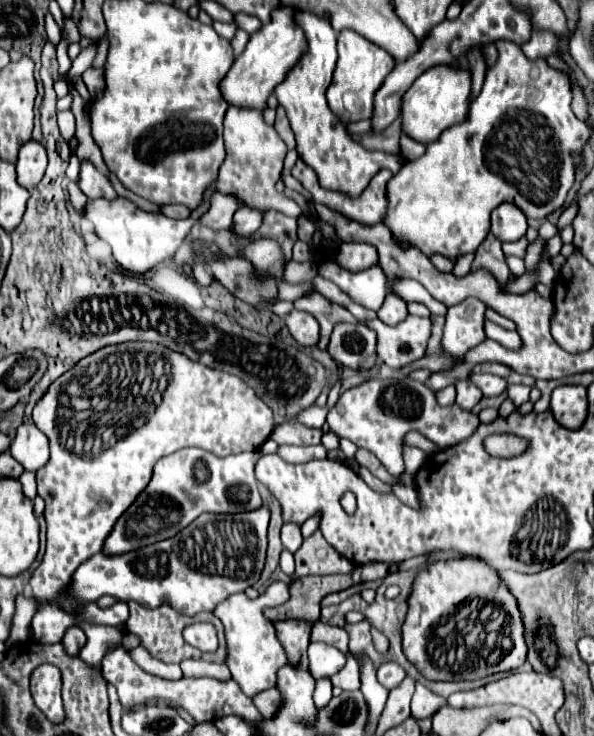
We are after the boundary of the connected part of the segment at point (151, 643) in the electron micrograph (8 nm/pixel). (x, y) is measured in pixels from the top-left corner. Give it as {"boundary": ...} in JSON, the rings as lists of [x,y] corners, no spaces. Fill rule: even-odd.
{"boundary":[[[129,601],[127,605],[129,605],[129,609],[131,609],[131,617],[127,619],[127,629],[129,629],[129,633],[139,635],[139,637],[141,637],[141,645],[145,645],[147,651],[149,651],[155,659],[159,659],[159,661],[163,661],[163,663],[181,663],[183,659],[207,659],[207,661],[223,663],[223,659],[225,659],[225,657],[223,657],[223,655],[225,655],[223,625],[221,625],[221,621],[219,621],[213,613],[203,613],[203,615],[185,617],[185,615],[179,615],[177,611],[173,611],[173,609],[167,607],[167,605],[163,605],[163,607],[159,607],[159,609],[147,609],[147,607],[143,607],[143,605],[135,603],[135,601]],[[197,621],[215,623],[217,633],[219,633],[219,647],[217,647],[217,651],[213,651],[213,653],[203,653],[203,651],[191,647],[189,643],[185,643],[185,639],[183,639],[183,635],[181,635],[183,629],[185,629],[187,625],[191,625],[191,623],[197,623]]]}

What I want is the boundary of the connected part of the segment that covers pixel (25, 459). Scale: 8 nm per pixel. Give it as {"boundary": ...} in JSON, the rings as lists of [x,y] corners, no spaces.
{"boundary":[[[21,425],[9,451],[25,471],[37,471],[49,461],[49,441],[35,425]]]}

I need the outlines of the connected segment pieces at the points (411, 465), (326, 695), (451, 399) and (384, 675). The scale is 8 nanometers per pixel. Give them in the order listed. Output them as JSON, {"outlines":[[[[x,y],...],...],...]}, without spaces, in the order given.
{"outlines":[[[[405,447],[403,457],[405,457],[405,471],[415,475],[419,471],[419,467],[425,463],[427,455],[421,449],[417,449],[417,447]]],[[[319,679],[315,683],[315,693],[313,693],[313,701],[317,709],[323,709],[329,701],[331,701],[331,681],[329,679]]],[[[451,385],[445,387],[445,389],[441,389],[441,391],[437,391],[435,395],[437,395],[437,403],[441,407],[447,407],[447,405],[453,405],[455,403],[455,389]]],[[[385,661],[385,663],[381,663],[381,667],[379,667],[379,671],[377,671],[377,679],[379,679],[379,683],[385,685],[387,689],[397,687],[397,685],[403,681],[405,675],[407,675],[405,669],[403,669],[401,665],[393,663],[393,661]]]]}

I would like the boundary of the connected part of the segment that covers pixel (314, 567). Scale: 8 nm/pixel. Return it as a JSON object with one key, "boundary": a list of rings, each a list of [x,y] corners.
{"boundary":[[[317,529],[303,545],[293,553],[297,569],[293,573],[293,581],[305,575],[331,575],[331,573],[347,573],[353,571],[355,565],[343,559],[321,535]]]}

